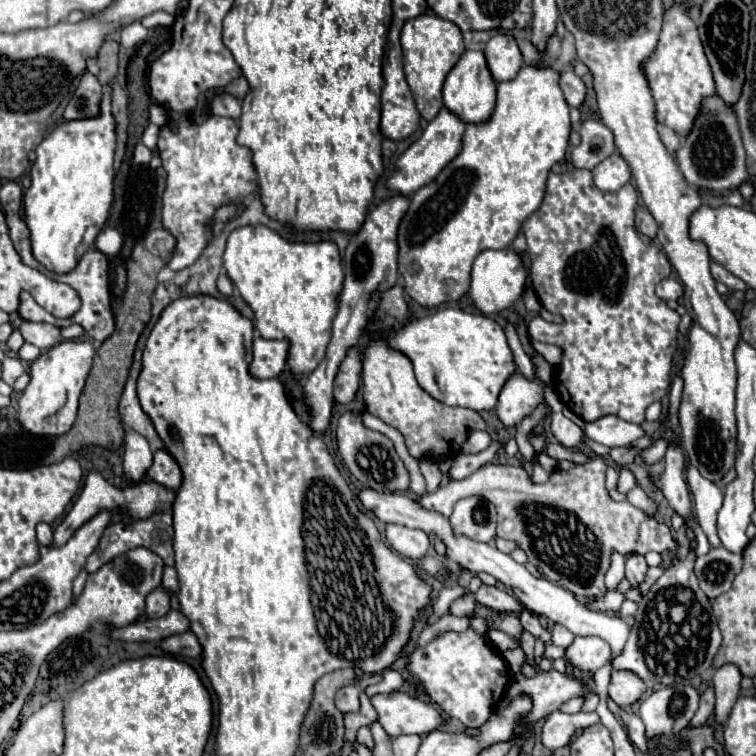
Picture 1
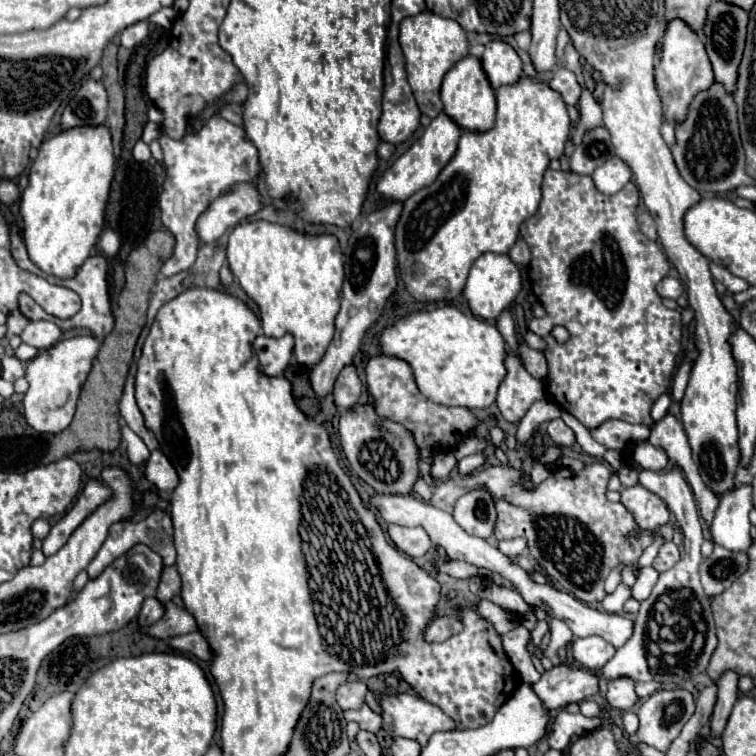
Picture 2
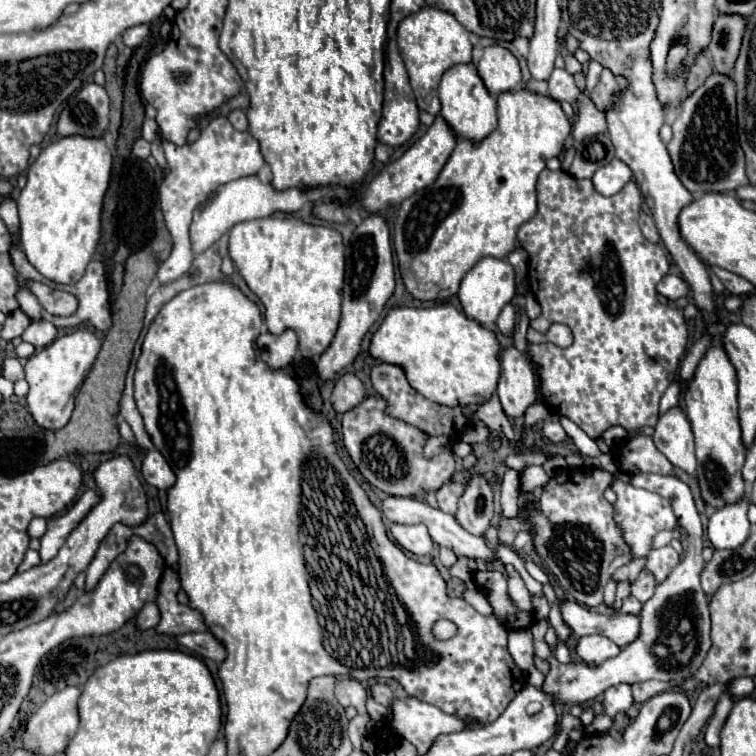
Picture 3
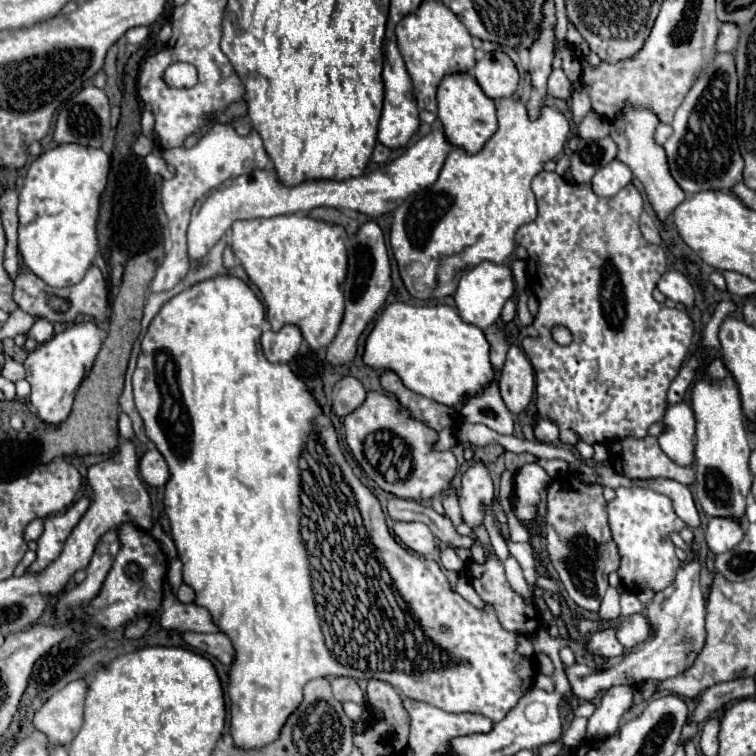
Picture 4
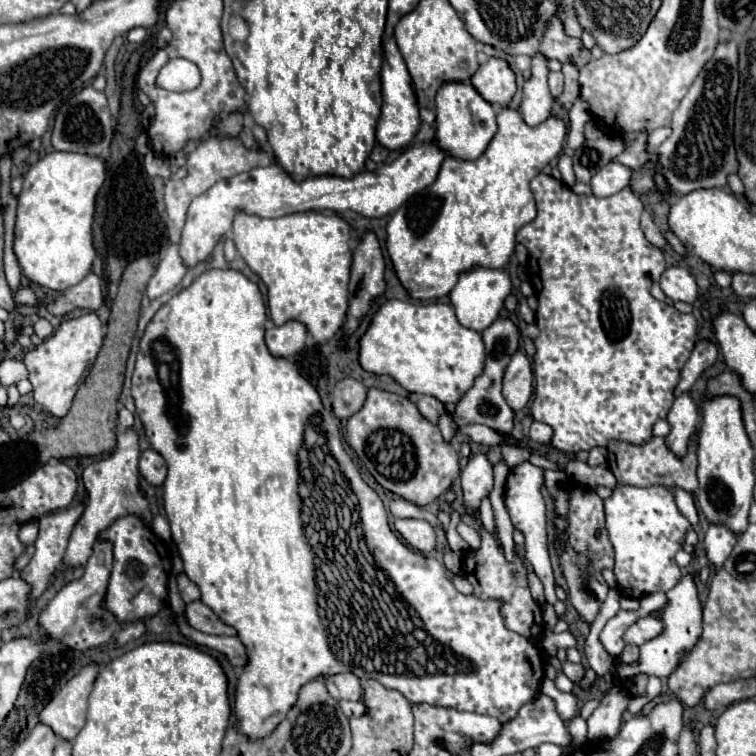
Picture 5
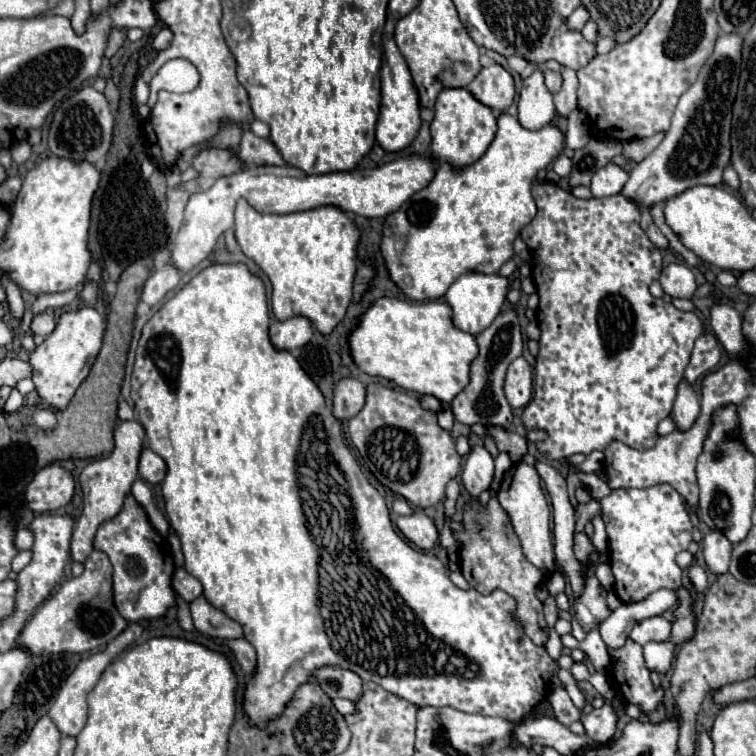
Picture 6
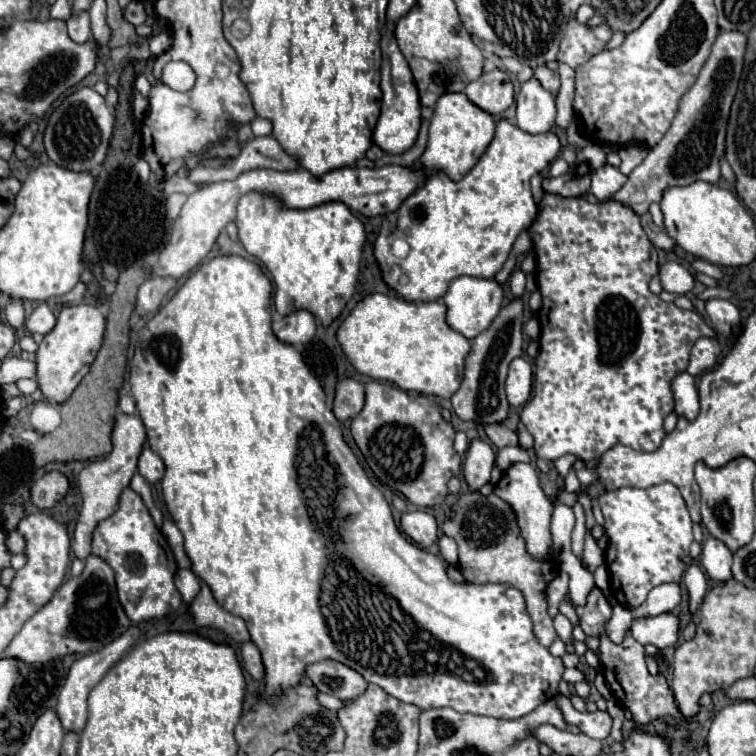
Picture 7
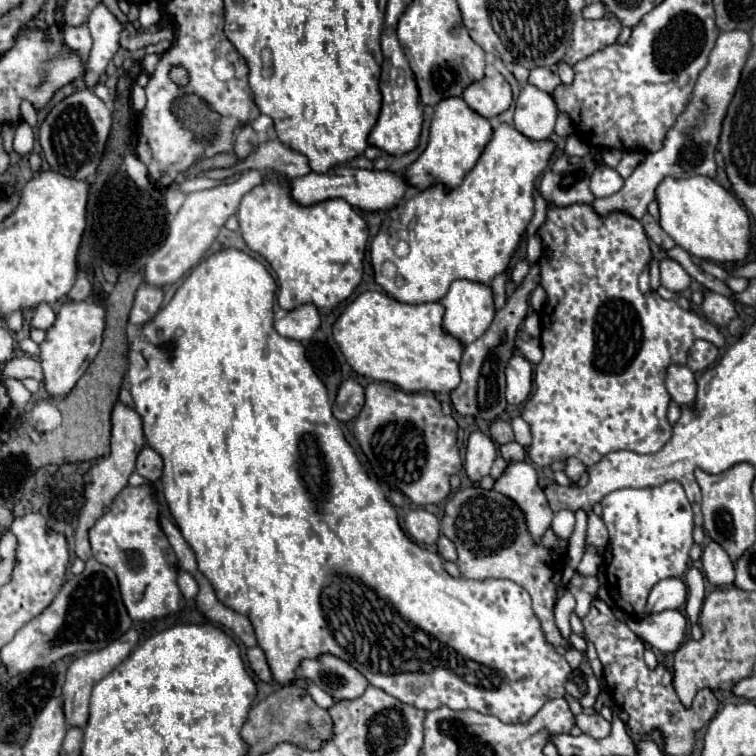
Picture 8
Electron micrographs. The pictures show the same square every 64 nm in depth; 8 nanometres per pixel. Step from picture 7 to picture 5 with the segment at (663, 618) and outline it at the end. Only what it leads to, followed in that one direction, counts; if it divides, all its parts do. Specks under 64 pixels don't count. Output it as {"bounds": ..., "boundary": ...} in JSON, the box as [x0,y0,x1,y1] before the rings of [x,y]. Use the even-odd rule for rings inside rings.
{"bounds":[624,616,662,646],"boundary":[[[644,616],[644,618],[638,618],[626,632],[624,632],[624,642],[626,644],[634,644],[634,646],[640,646],[648,640],[652,640],[654,636],[658,636],[662,632],[662,624],[656,616]]]}

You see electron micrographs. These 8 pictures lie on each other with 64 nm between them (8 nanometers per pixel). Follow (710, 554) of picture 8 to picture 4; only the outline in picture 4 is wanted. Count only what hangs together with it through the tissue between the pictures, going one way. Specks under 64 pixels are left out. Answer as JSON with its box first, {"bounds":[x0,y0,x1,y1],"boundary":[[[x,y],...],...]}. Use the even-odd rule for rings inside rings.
{"bounds":[706,516,744,554],"boundary":[[[732,516],[710,518],[706,528],[706,544],[712,550],[712,554],[732,550],[736,544],[740,544],[742,538],[744,538],[744,526],[740,518]]]}

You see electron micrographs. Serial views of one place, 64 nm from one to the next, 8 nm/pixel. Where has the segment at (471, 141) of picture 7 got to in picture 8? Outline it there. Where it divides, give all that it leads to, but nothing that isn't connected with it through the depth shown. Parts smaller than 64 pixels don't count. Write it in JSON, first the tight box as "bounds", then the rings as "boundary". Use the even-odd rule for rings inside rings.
{"bounds":[404,96,492,188],"boundary":[[[462,96],[444,98],[436,106],[432,124],[430,124],[428,146],[420,154],[420,158],[406,168],[404,178],[408,180],[408,184],[418,188],[428,188],[436,182],[442,182],[448,188],[456,188],[464,180],[464,176],[474,168],[474,164],[478,162],[490,138],[492,138],[492,124],[488,118],[474,112]]]}

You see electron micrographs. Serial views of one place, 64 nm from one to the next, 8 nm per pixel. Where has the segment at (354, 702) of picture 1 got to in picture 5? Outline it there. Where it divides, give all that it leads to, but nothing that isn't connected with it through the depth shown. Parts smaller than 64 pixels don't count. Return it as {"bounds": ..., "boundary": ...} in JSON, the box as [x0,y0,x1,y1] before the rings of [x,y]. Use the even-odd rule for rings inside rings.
{"bounds":[326,674,362,700],"boundary":[[[336,674],[336,676],[326,676],[326,686],[328,692],[336,700],[360,700],[362,698],[362,688],[356,676],[352,674]]]}

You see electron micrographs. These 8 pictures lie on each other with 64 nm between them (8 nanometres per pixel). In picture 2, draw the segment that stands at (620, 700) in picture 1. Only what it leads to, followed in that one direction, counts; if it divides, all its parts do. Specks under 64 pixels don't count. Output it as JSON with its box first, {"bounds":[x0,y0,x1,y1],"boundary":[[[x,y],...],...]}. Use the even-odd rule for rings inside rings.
{"bounds":[608,678,638,710],"boundary":[[[616,678],[608,682],[608,704],[618,710],[628,710],[638,702],[636,682],[632,678]]]}

